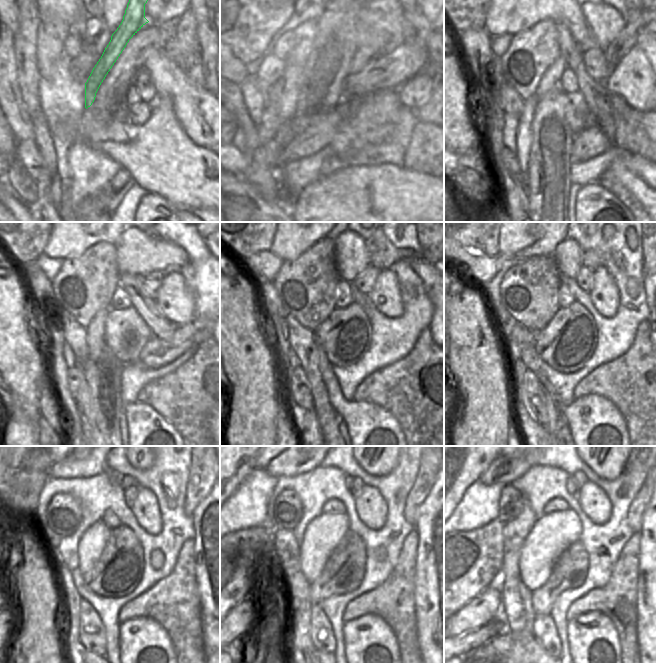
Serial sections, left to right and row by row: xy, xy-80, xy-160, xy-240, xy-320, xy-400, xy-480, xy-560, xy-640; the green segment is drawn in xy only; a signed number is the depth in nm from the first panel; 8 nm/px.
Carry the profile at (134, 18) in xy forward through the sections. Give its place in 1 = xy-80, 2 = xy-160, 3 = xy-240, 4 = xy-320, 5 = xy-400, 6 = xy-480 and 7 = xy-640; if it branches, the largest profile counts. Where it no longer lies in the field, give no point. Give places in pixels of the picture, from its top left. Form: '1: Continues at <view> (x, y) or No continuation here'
1: Continues at xy-80 (312, 97)
2: Continues at xy-160 (525, 131)
3: Continues at xy-240 (83, 395)
4: Continues at xy-320 (310, 423)
5: No continuation here
6: No continuation here
7: No continuation here.

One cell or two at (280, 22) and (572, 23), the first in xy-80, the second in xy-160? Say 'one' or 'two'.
one

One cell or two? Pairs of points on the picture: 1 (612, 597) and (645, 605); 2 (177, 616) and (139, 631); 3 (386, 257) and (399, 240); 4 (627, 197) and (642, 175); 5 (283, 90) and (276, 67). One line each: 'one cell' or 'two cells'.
1: two cells
2: two cells
3: two cells
4: two cells
5: two cells

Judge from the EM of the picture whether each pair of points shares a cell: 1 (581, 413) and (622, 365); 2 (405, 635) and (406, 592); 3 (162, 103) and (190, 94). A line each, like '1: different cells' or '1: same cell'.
1: different cells
2: same cell
3: different cells

